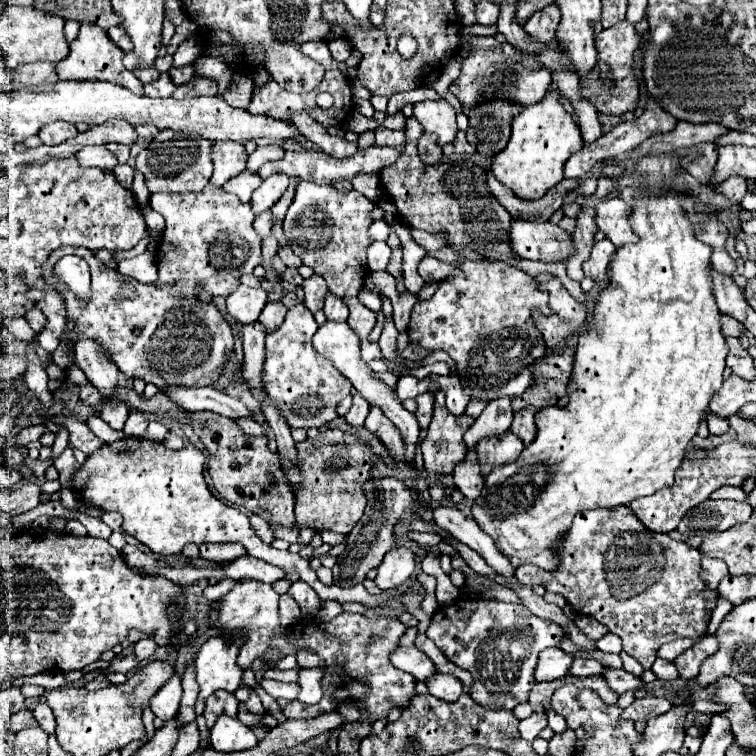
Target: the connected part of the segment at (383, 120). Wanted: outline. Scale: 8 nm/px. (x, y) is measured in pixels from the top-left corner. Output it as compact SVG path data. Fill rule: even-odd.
M376 112L374 118L378 120L380 126L384 128L392 128L392 130L398 130L398 128L404 128L406 126L406 118L402 112L396 112L396 114L388 114L388 112Z

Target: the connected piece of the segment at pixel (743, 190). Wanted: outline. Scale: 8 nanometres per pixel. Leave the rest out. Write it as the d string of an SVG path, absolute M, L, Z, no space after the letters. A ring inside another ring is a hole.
M731 176L720 186L717 186L716 192L725 195L733 204L740 205L747 193L746 180L740 176Z

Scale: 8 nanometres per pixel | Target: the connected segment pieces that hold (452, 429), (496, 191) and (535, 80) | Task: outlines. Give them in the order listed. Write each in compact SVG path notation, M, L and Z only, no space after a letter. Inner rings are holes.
M438 390L434 396L434 416L426 438L422 440L424 468L428 474L452 474L454 466L464 460L464 432L472 426L474 418L468 414L454 416L444 404L444 392Z
M488 172L488 188L490 188L490 192L512 214L512 218L518 218L518 220L548 222L550 216L562 206L562 200L566 198L566 194L570 194L578 187L579 184L576 179L564 179L558 188L554 188L552 192L548 192L548 196L544 196L544 200L526 200L524 202L524 200L512 196L512 192L508 192L508 188L504 188L504 184L500 184Z
M474 36L468 40L472 56L464 60L460 76L450 84L450 92L466 106L474 106L484 96L504 96L518 104L536 104L544 98L548 84L552 82L552 72L532 54L518 50L508 42L498 42L496 38Z

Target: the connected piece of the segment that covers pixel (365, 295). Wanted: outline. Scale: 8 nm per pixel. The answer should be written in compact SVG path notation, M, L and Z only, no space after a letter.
M368 290L360 292L360 302L366 308L370 308L372 312L380 312L380 308L382 308L382 298L378 294L374 294L374 292L368 292Z

